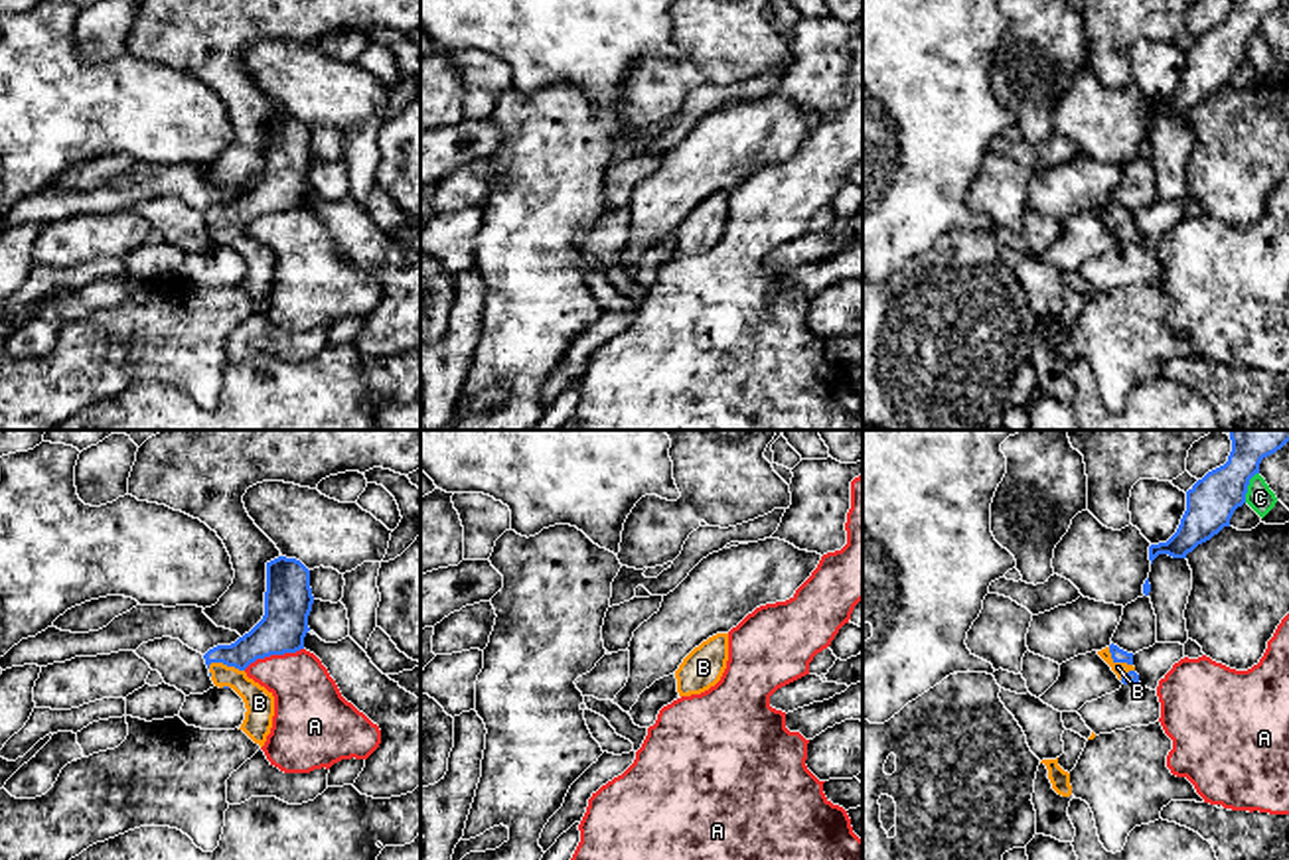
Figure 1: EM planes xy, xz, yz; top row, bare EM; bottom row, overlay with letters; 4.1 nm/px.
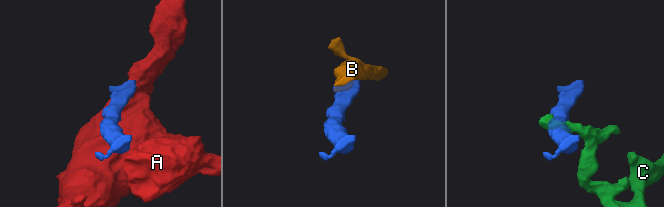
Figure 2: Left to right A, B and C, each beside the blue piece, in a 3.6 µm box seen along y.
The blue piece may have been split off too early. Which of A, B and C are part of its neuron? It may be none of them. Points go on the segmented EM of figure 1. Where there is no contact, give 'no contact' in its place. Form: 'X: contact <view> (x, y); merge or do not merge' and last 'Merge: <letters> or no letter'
A: contact xy (273, 653); do not merge
B: contact xy (226, 663); merge
C: contact yz (1246, 488); do not merge
Merge: B

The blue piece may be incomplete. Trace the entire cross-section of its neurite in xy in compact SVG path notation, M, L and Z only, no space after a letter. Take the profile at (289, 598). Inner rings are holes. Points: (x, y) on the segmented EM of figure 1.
M278 556L266 562L263 619L235 643L203 655L213 684L233 688L243 698L247 712L239 730L261 748L272 728L274 696L245 669L257 659L304 649L312 604L310 570L296 558Z

